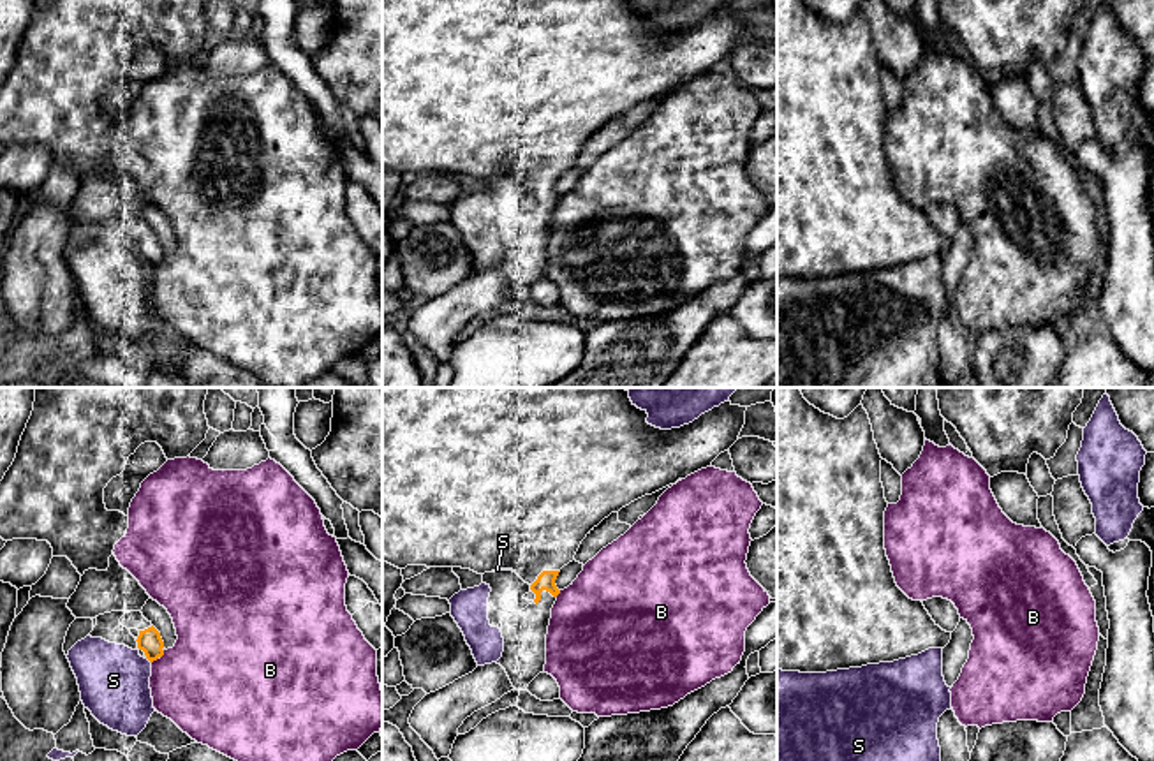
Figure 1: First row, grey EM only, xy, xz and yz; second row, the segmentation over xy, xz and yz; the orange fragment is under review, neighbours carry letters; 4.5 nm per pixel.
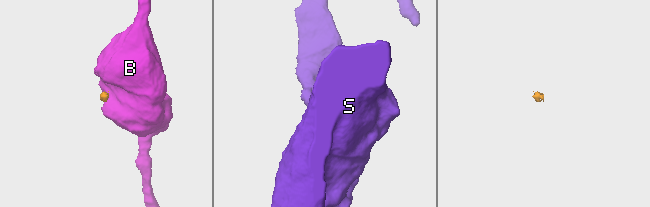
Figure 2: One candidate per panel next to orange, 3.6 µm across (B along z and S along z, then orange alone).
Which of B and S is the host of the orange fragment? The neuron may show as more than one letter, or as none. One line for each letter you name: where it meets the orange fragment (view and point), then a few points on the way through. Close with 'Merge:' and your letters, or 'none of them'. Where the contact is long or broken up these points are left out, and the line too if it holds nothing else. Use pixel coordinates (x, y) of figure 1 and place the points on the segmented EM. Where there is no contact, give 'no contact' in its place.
Merge: none of them

